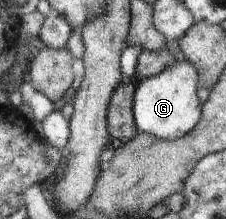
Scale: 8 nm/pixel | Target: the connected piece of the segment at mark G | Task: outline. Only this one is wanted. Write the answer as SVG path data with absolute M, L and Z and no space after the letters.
M177 60L169 64L160 74L136 80L136 90L133 96L133 115L140 133L155 136L160 140L174 140L184 136L190 129L193 129L201 119L201 103L196 91L199 84L197 68L188 60Z

